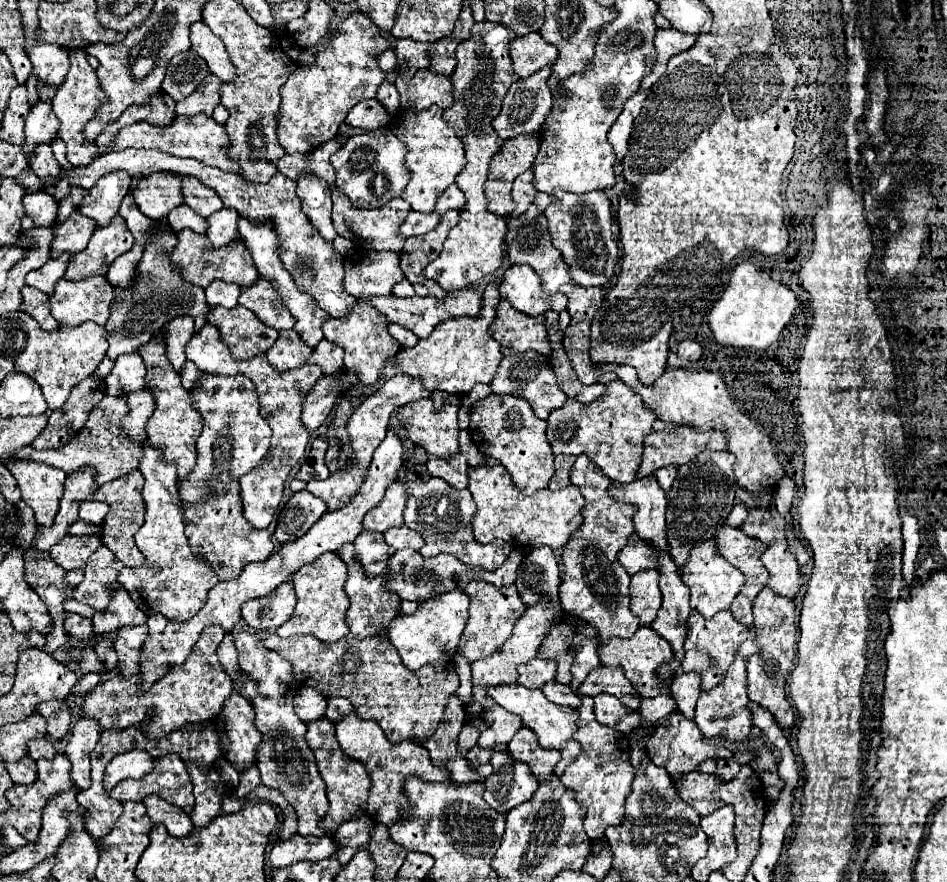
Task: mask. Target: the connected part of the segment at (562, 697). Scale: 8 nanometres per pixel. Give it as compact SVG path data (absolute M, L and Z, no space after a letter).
M548 681L542 687L542 693L552 703L558 703L558 705L566 705L566 707L572 707L572 709L576 709L580 705L580 697L568 685L562 685L562 683L556 683L556 681Z

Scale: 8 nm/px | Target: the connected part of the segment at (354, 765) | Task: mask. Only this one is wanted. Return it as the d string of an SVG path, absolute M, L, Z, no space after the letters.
M320 717L312 723L308 723L306 741L308 741L310 749L314 751L316 765L318 765L318 771L320 771L324 783L326 783L326 795L328 795L328 801L330 801L330 807L324 815L324 819L330 821L330 823L320 823L320 829L332 833L340 827L338 823L344 823L348 819L356 819L356 815L366 813L370 775L366 773L366 769L360 761L354 761L348 755L344 755L344 751L340 749L338 741L336 741L336 735L334 735L334 723L328 717Z

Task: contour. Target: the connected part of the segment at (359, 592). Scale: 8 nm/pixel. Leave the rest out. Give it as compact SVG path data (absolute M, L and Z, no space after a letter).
M352 543L342 545L336 555L340 555L340 559L346 563L348 567L348 579L344 583L344 591L350 599L350 607L346 611L346 623L350 633L356 639L366 639L366 637L374 637L376 631L382 631L388 627L388 623L392 619L396 619L400 615L400 597L394 595L394 591L388 591L384 587L386 579L368 579L364 575L364 569L360 569L360 561L356 559L356 553L352 551Z

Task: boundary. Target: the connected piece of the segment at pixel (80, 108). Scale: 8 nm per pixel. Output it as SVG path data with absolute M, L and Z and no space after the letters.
M82 49L72 51L70 53L70 71L64 79L64 83L58 87L56 97L52 101L54 107L54 115L60 121L60 133L58 137L66 143L66 159L70 165L78 167L78 165L86 165L92 163L92 159L96 159L100 155L100 149L96 147L96 143L88 143L82 135L86 123L92 119L92 115L96 115L96 107L100 107L100 103L104 103L104 99L108 99L98 85L96 79L96 71L90 67L90 63L86 61L86 53Z

